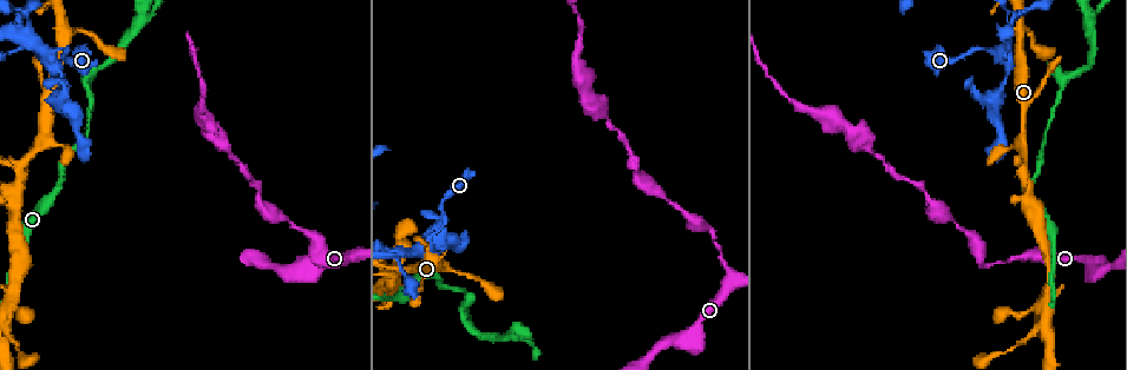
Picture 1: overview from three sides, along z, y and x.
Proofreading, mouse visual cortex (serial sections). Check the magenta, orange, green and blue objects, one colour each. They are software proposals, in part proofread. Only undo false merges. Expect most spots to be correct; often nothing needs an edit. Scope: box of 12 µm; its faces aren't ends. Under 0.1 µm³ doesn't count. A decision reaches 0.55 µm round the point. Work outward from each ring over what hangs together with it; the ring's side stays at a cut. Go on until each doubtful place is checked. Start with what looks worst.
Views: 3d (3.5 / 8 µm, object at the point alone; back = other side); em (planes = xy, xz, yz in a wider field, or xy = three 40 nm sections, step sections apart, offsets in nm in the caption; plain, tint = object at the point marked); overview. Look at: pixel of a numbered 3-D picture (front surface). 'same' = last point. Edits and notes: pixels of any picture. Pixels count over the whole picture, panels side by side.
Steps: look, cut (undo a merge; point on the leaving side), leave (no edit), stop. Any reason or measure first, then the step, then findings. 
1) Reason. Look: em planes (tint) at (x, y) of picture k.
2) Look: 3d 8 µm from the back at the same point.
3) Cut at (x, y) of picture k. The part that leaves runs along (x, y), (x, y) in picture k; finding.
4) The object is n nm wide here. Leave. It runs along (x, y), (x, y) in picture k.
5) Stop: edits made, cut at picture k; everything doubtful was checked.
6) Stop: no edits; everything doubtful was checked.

Three-way junction. Look: 3d 3.5 µm at (1089, 19) of picture 1.

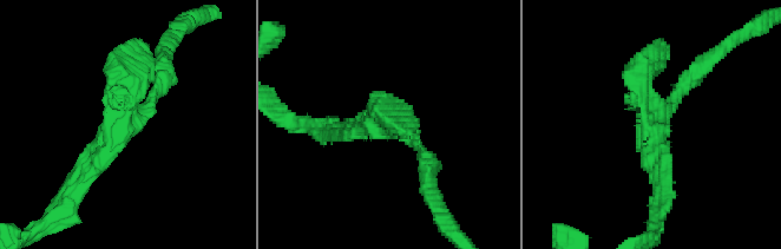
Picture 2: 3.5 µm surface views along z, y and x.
3 arms meet here; the arms are 150, 200, 300 nm wide; now the EM. Look: em xy step 2 (tint) at (657, 121) of picture 2.

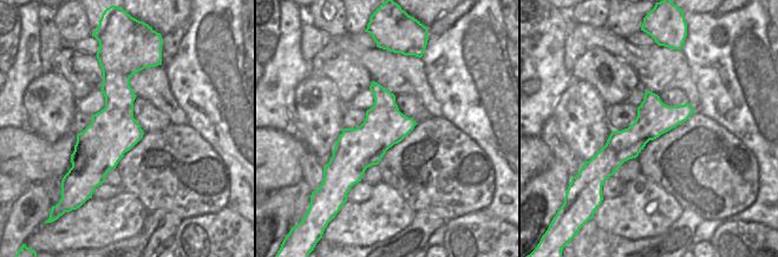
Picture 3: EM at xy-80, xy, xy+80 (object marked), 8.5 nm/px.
Another direction. Look: em xy step 5 (tint) at the same point.

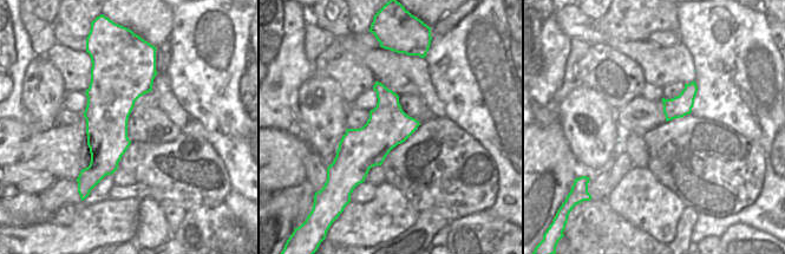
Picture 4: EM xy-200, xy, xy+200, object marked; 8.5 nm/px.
Leave. It runs along (78, 182), (146, 66) in picture 2; continuous, no second cell.

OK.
Three-way junction. Look: 3d 3.5 µm at (447, 267) of picture 1.

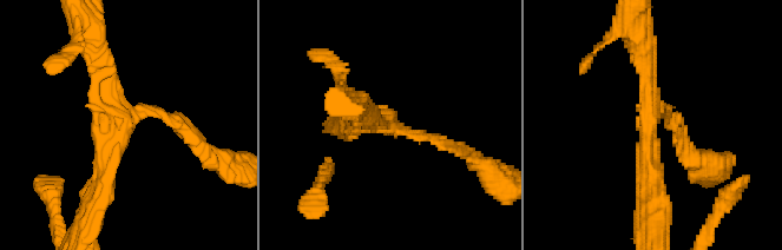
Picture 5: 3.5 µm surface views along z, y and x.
3 arms meet here; the arms are 150, 200, 300 nm wide; need the tissue. Look: em planes (tint) at (384, 118) of picture 5.

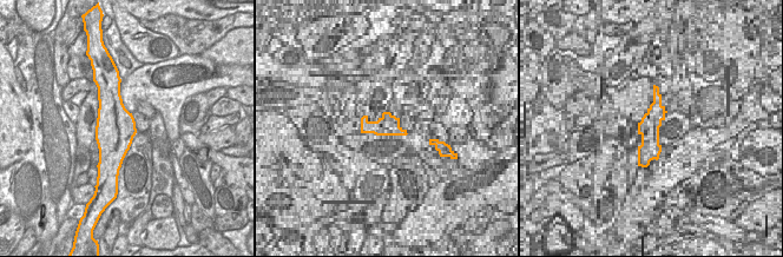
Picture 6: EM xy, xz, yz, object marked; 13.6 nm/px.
Leave. It runs along (93, 199), (126, 112), (181, 124) in picture 5; all the same cell.

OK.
A narrow waist. Look: 3d 3.5 µm from the back at (22, 32) of picture 1.

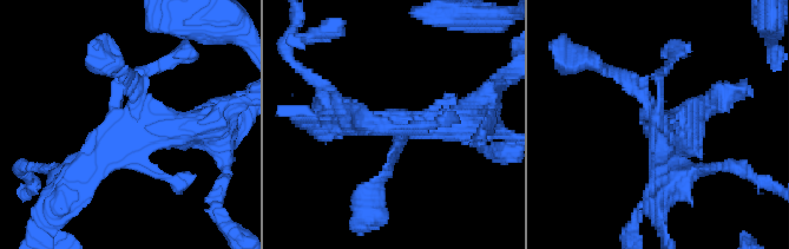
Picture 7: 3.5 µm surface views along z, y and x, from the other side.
Look: em xy step 1 (tint) at (130, 126) of picture 7.

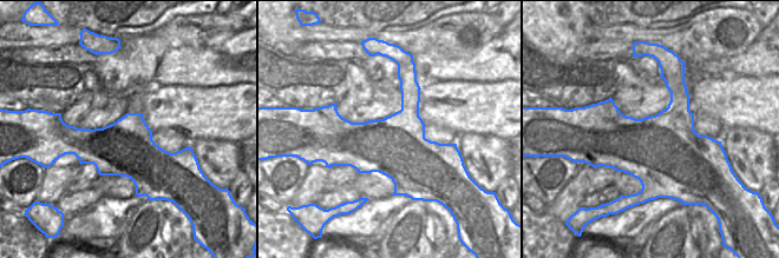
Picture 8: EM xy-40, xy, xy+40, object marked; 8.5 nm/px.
Leave. Continuous, no second cell.

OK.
Stop: no edits; everything doubtful was checked.

